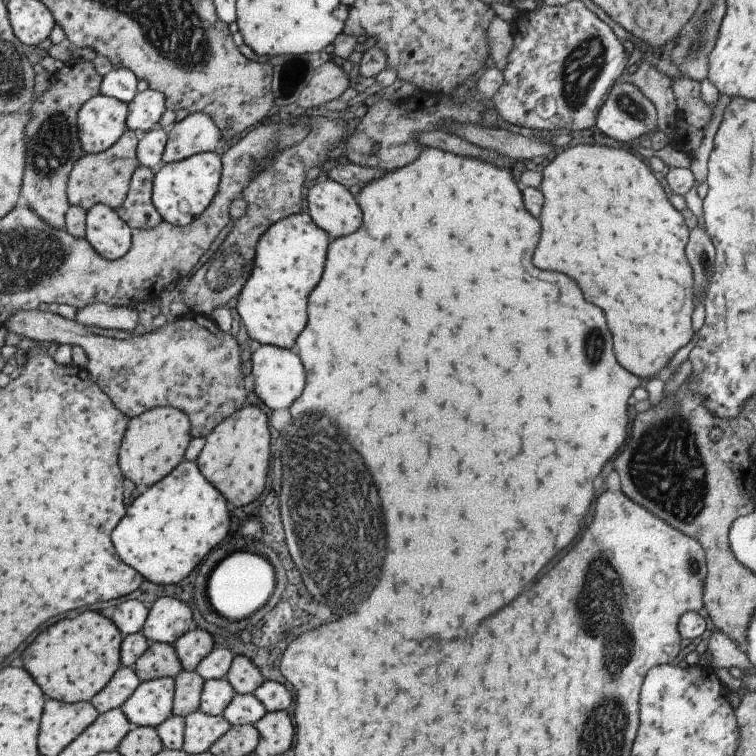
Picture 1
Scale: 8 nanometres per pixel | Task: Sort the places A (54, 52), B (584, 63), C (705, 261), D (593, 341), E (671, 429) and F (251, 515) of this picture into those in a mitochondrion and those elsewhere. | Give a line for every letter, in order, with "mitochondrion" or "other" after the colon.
A: other
B: mitochondrion
C: other
D: mitochondrion
E: mitochondrion
F: other

